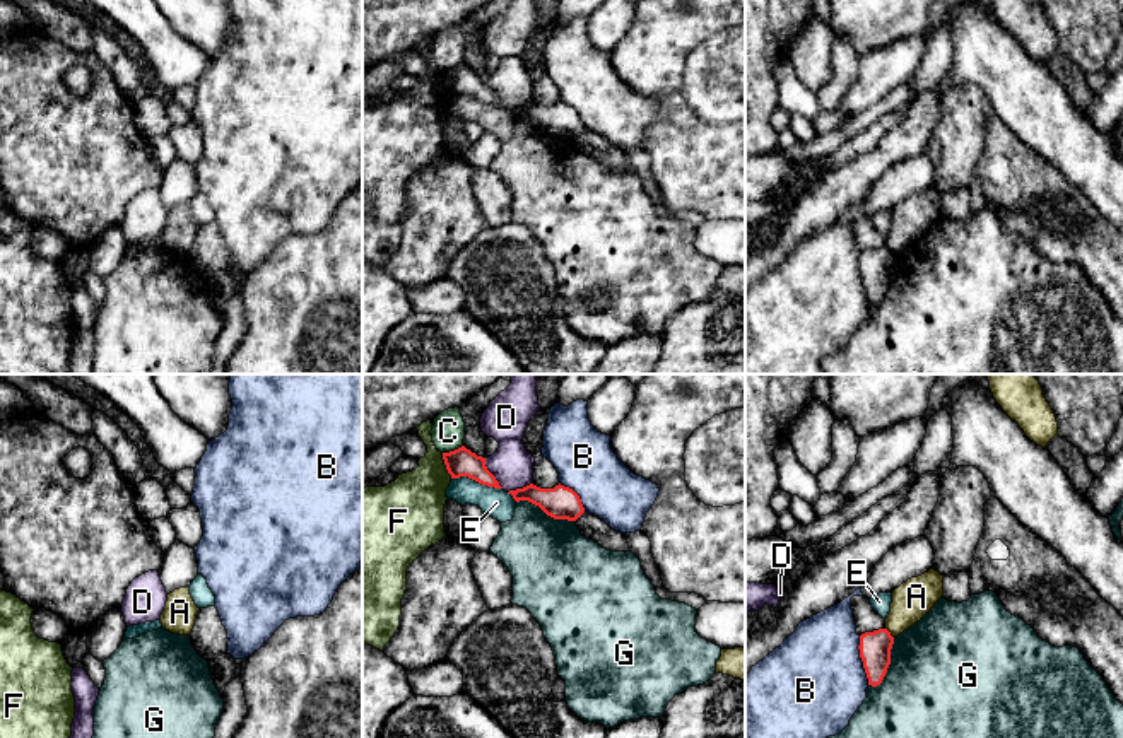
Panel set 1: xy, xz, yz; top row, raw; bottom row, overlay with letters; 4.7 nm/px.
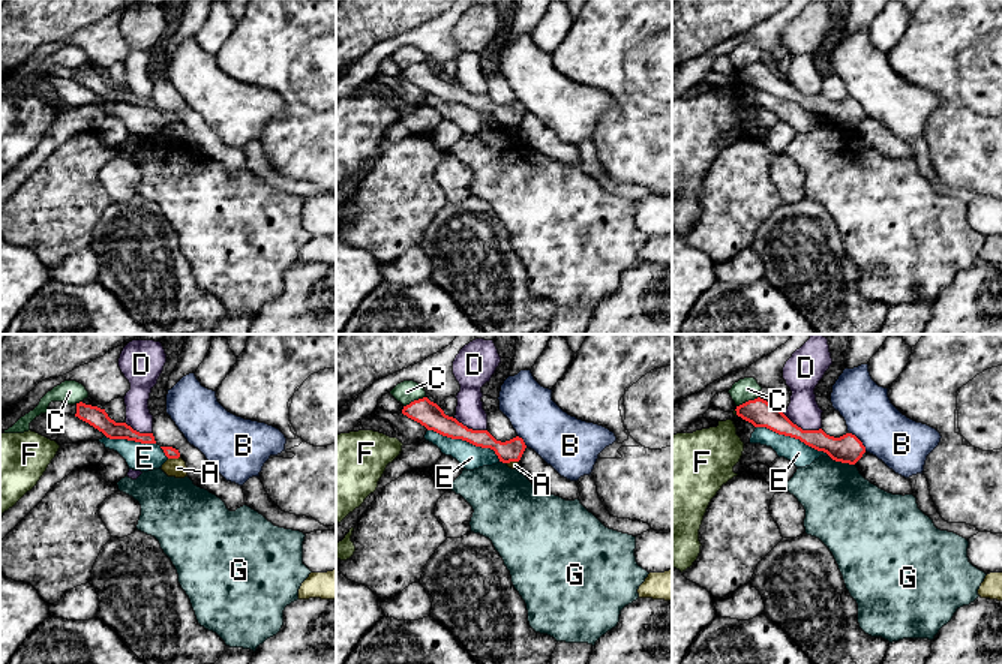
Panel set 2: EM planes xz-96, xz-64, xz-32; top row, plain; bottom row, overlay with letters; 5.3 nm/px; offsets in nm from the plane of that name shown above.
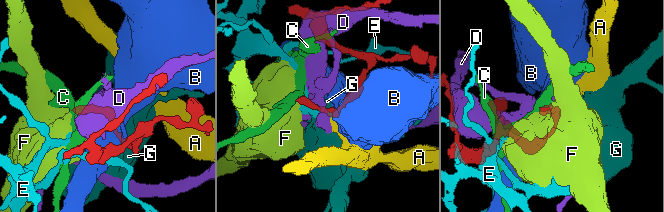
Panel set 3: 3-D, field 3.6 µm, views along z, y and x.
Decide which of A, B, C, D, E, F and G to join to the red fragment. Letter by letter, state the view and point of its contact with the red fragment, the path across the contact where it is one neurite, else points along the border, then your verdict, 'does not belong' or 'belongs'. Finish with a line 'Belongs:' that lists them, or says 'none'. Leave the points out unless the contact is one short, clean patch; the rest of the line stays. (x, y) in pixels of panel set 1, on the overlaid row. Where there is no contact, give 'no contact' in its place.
A: contact yz (889, 632); border yz (886, 627), (893, 638); does not belong
B: contact yz (862, 660); does not belong
C: contact xz (452, 451); border xz (462, 445), (443, 453); does not belong
D: contact xz (491, 474); does not belong
E: contact xz (477, 480); does not belong
F: contact xz (445, 463); border xz (441, 453), (445, 468), (452, 477); does not belong
G: contact yz (889, 663); does not belong
Belongs: none

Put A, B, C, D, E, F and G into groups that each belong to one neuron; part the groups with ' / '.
A / B / C / D / E / F / G

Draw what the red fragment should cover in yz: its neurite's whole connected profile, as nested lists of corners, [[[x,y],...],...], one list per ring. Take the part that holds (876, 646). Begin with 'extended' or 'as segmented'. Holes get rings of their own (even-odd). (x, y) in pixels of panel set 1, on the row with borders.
as segmented; [[[887,629],[865,632],[860,636],[860,658],[868,678],[868,685],[877,687],[882,683],[891,665],[891,649],[894,637]]]

